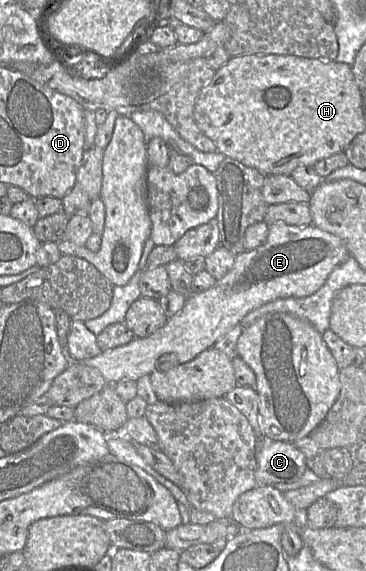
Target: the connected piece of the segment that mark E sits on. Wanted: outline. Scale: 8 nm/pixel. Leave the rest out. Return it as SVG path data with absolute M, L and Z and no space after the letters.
M276 221L270 224L264 245L237 255L232 269L223 278L208 290L188 297L183 308L168 318L162 328L148 337L134 338L126 345L102 351L79 363L99 370L109 385L151 375L158 358L165 353L175 353L180 364L186 363L213 347L252 310L277 299L314 294L330 273L350 256L342 239L313 224L295 226Z

